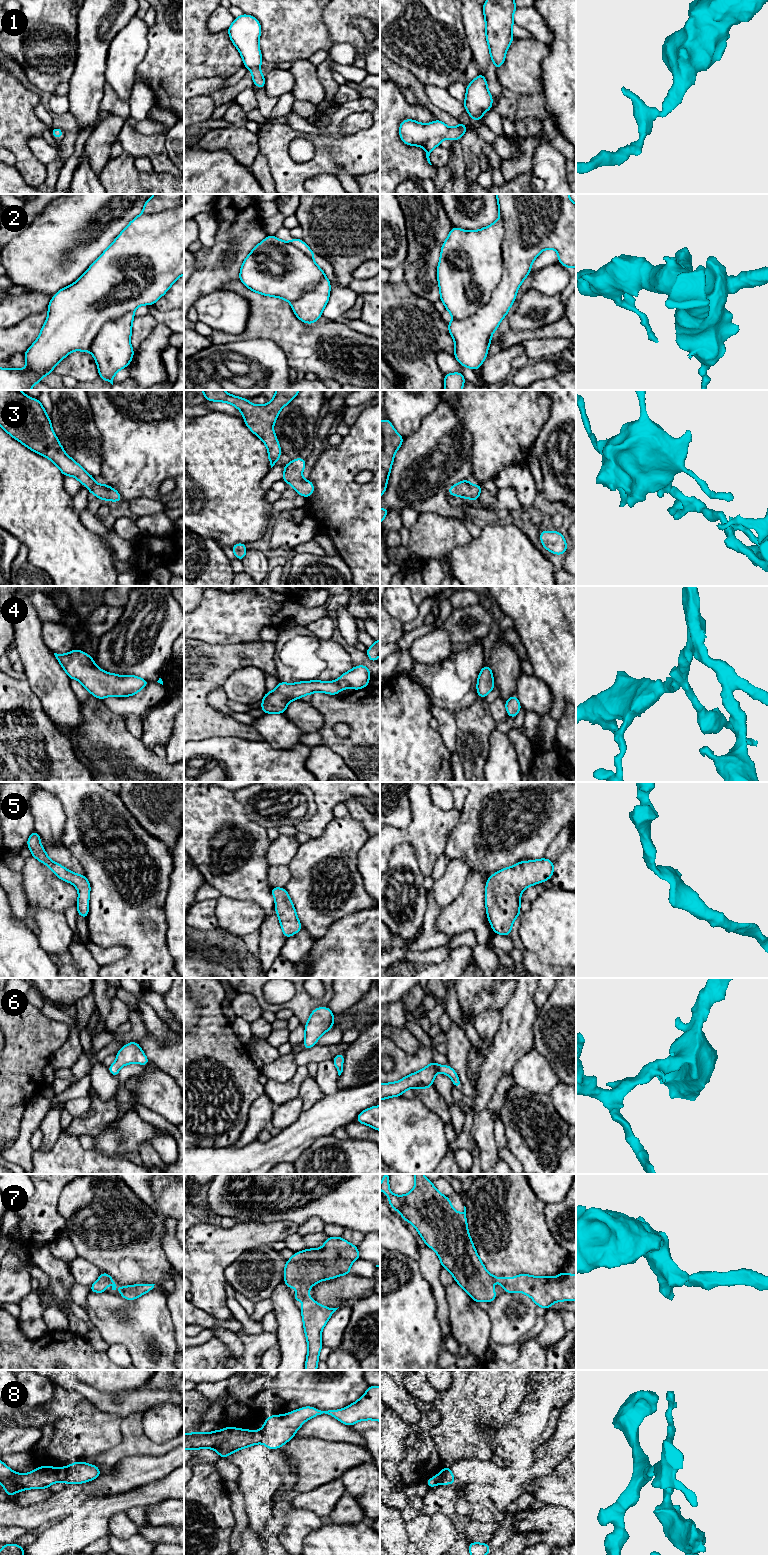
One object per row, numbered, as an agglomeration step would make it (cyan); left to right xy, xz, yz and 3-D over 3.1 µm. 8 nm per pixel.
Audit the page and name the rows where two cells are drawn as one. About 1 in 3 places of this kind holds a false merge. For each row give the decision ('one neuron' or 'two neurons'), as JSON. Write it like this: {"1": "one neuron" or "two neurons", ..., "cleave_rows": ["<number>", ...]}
{"1": "one neuron", "2": "two neurons", "3": "one neuron", "4": "one neuron", "5": "one neuron", "6": "one neuron", "7": "one neuron", "8": "two neurons", "cleave_rows": ["2", "8"]}

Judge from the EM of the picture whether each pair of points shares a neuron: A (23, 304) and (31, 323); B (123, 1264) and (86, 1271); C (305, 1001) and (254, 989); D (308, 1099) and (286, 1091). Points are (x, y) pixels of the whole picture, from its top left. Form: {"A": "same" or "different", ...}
{"A": "different", "B": "different", "C": "same", "D": "different"}

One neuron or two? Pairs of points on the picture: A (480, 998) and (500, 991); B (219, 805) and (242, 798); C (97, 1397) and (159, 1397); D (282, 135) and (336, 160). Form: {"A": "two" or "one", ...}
{"A": "one", "B": "two", "C": "one", "D": "one"}

